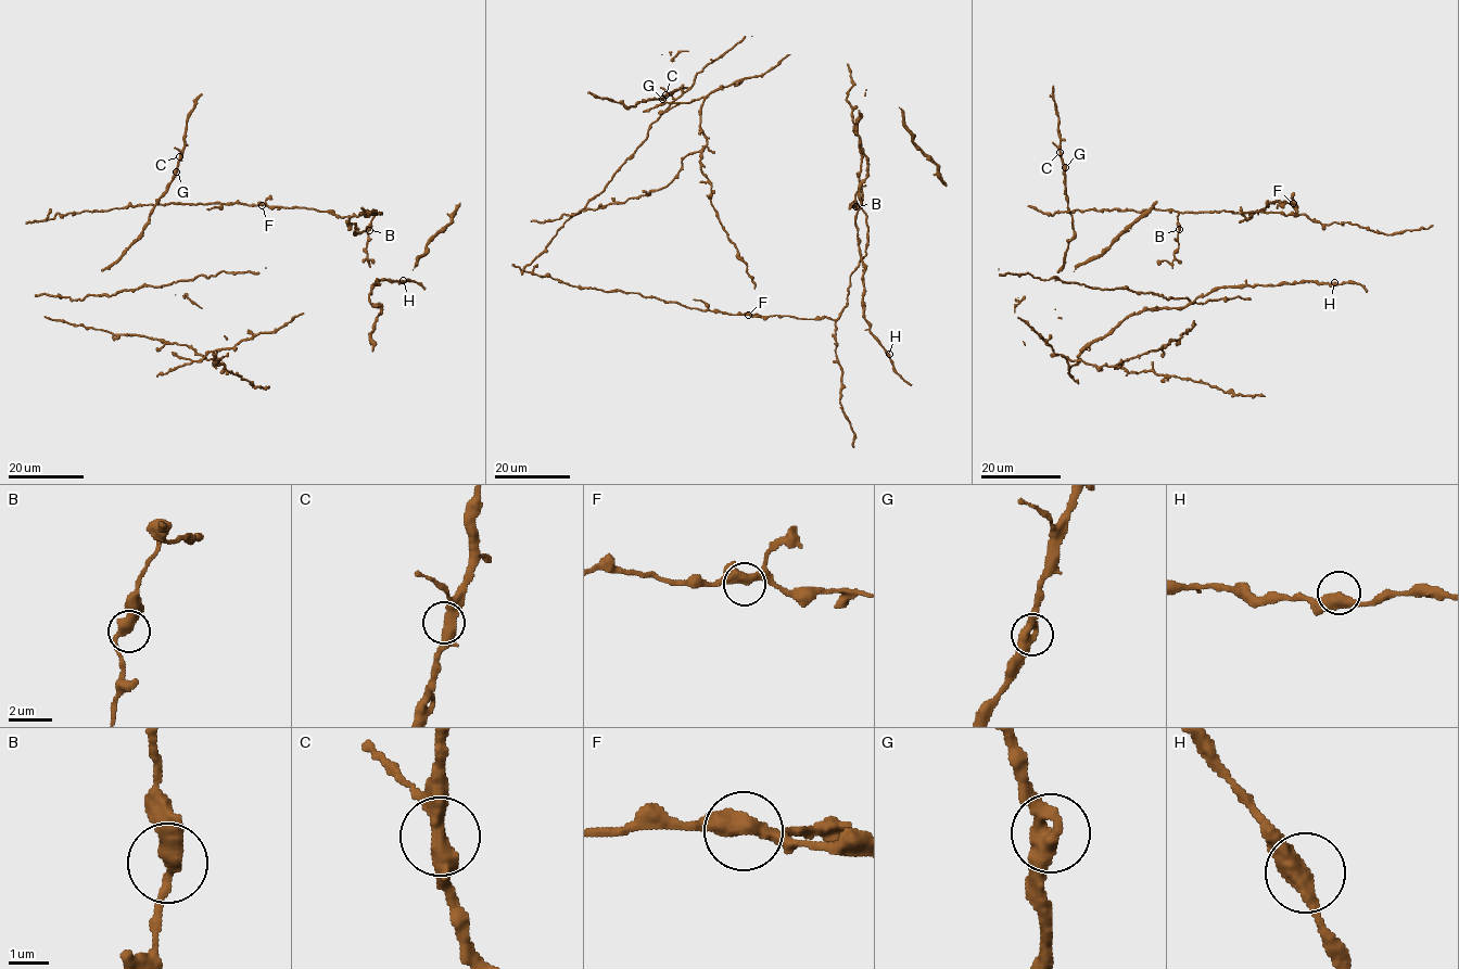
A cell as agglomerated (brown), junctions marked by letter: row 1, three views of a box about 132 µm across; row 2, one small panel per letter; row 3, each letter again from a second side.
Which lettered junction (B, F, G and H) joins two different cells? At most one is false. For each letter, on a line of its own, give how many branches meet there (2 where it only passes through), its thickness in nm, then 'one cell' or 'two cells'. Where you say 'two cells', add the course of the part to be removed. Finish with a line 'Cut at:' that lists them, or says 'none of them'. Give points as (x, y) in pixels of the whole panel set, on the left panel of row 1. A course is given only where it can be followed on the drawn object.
B: 2 | 440 nm | one cell
F: 2 | 460 nm | one cell
G: 2 | 460 nm | one cell
H: 2 | 460 nm | one cell
Cut at: none of them

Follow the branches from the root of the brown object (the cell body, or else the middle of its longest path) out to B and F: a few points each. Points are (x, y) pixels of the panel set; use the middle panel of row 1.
B: (701, 309), (836, 319), (846, 305), (850, 275), (866, 254), (866, 214), (855, 206)
F: (701, 309), (748, 315)

